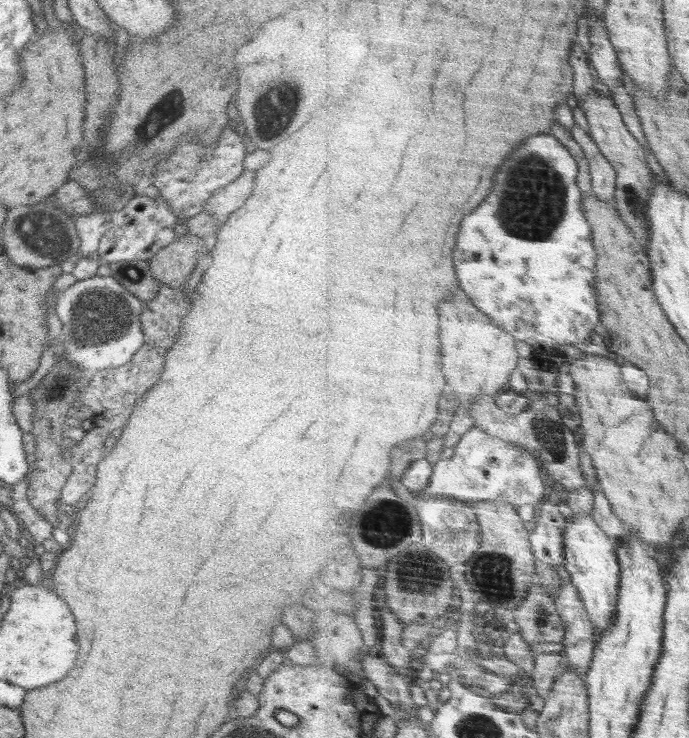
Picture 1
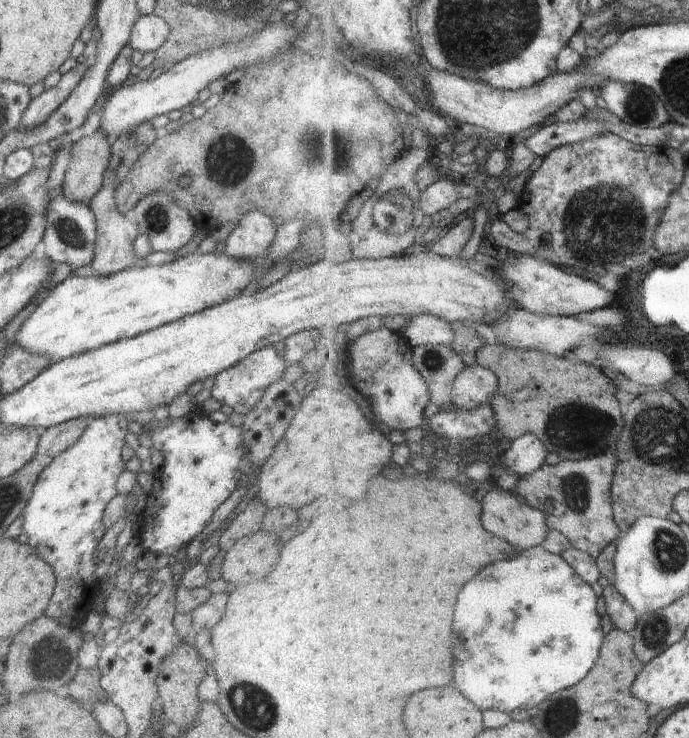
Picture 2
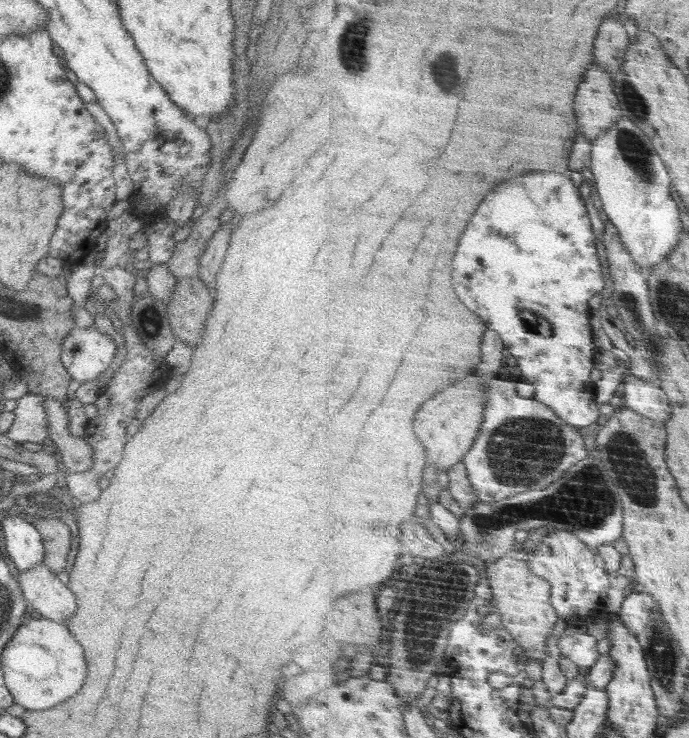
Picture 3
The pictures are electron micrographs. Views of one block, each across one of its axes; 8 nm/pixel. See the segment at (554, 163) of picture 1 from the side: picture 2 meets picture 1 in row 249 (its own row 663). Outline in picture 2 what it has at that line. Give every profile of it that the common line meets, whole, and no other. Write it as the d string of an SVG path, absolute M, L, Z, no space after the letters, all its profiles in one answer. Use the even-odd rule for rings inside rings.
M544 545L520 550L516 558L506 558L498 564L492 564L490 568L484 568L484 572L480 572L470 582L470 588L466 588L466 592L462 592L462 600L458 604L458 620L454 622L454 632L458 632L458 676L456 676L456 682L458 682L460 692L468 694L468 700L478 704L482 710L493 708L512 714L516 710L536 708L542 702L546 702L550 696L554 696L556 692L582 682L592 672L592 668L597 667L604 646L602 642L606 640L600 623L602 616L598 612L598 597L592 584L586 582L564 556L550 552L549 549L544 548Z

